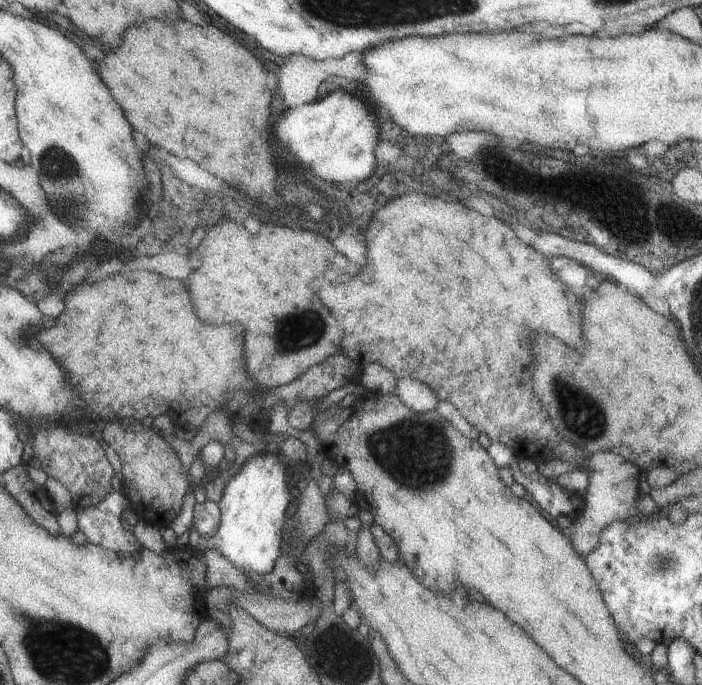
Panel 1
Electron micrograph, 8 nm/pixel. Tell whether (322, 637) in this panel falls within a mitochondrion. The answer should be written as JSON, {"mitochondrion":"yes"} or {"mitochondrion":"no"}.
{"mitochondrion":"yes"}

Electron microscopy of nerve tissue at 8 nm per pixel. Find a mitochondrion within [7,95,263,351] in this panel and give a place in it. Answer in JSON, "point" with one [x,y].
{"point":[58,165]}

